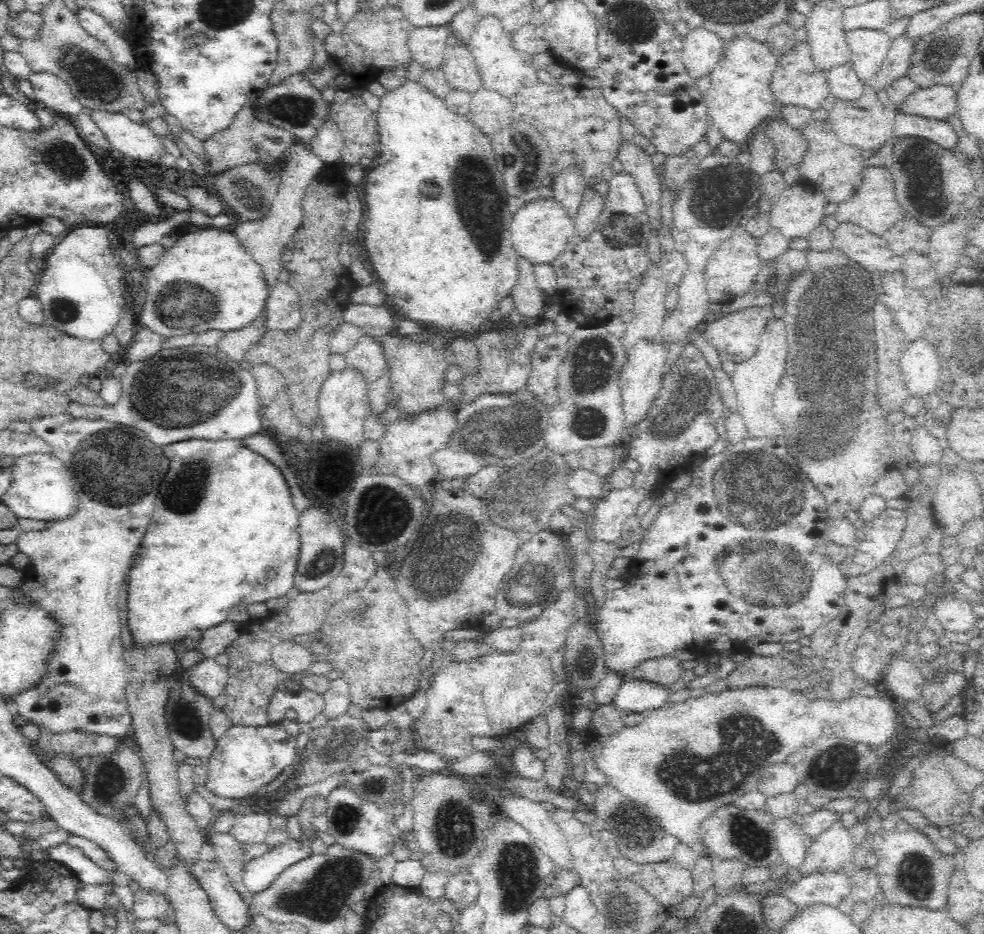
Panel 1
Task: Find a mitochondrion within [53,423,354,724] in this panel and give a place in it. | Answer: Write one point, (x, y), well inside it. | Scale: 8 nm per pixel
(186, 488)

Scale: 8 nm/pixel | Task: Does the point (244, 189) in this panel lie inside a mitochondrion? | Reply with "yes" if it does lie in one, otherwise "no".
yes

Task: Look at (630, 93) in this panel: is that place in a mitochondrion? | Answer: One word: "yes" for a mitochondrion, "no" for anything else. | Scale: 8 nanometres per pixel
no

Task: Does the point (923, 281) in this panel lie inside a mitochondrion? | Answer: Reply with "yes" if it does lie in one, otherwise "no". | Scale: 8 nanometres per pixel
no

